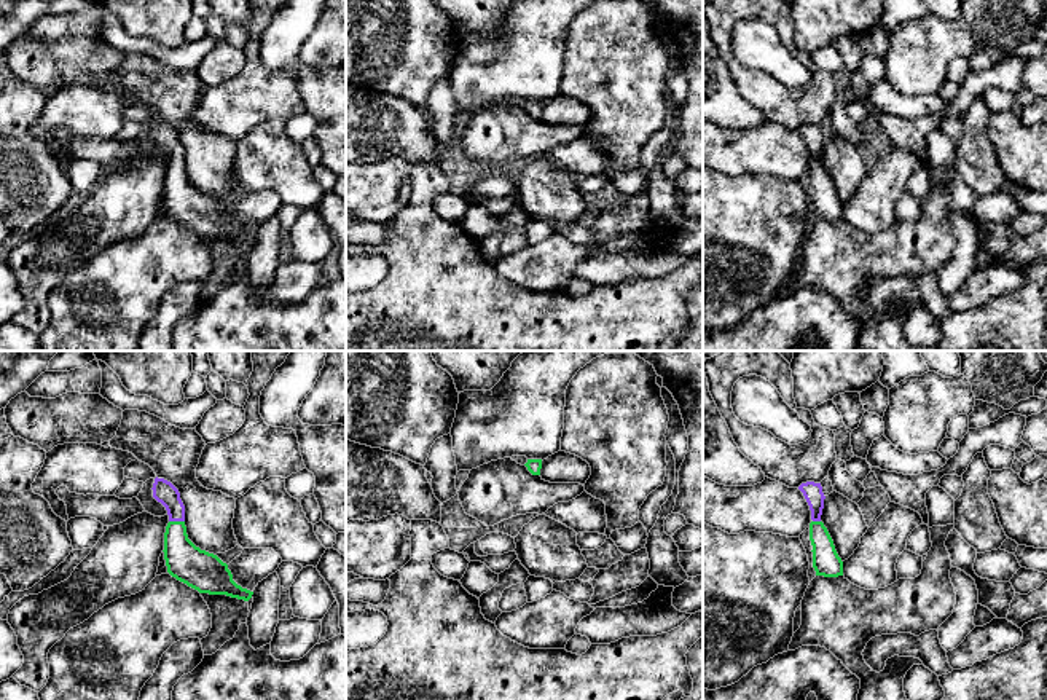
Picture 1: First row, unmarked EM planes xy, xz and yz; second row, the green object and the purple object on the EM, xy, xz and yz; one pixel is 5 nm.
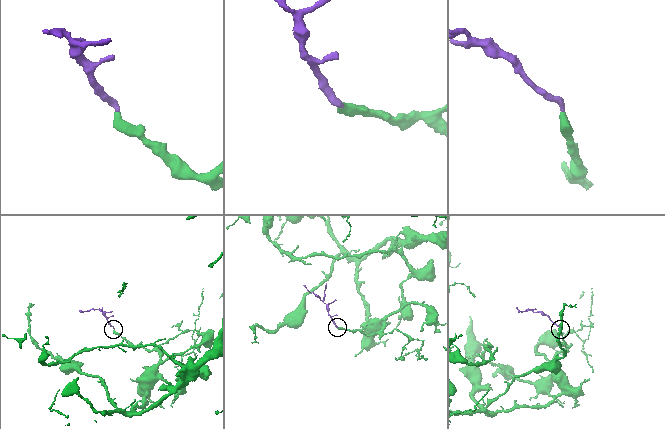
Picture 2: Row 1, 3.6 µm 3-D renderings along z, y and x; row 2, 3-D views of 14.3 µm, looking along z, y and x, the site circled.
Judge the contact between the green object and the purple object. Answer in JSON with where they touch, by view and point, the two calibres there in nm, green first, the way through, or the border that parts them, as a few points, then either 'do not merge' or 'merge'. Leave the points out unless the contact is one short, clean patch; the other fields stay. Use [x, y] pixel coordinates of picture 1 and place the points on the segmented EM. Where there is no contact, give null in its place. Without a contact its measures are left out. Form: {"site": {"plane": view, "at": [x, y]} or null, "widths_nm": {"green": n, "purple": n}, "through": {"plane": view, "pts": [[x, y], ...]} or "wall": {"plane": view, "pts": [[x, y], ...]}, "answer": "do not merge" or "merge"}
{"site": {"plane": "xy", "at": [177, 522]}, "widths_nm": {"green": 200, "purple": 110}, "answer": "merge"}

